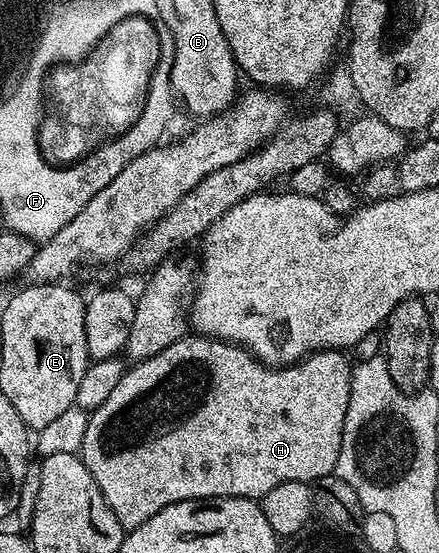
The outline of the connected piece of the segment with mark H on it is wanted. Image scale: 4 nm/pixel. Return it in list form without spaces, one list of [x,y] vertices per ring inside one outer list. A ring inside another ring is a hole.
[[[186,333],[179,341],[175,341],[171,345],[167,345],[167,349],[163,349],[159,353],[155,353],[153,357],[147,357],[141,363],[133,363],[126,370],[125,376],[119,381],[119,385],[115,385],[117,391],[169,391],[169,395],[149,395],[149,399],[145,399],[145,403],[161,403],[161,407],[189,407],[189,399],[193,399],[193,407],[197,407],[197,415],[189,415],[189,423],[185,423],[185,427],[177,427],[177,431],[173,431],[173,435],[165,435],[165,439],[153,439],[153,443],[145,443],[145,447],[137,447],[137,451],[125,451],[125,411],[94,411],[89,415],[89,424],[86,433],[83,436],[83,443],[79,452],[82,461],[87,465],[87,469],[91,473],[91,477],[95,477],[95,485],[99,485],[99,489],[103,493],[103,497],[107,501],[107,505],[111,505],[111,513],[115,513],[115,517],[119,521],[119,525],[125,528],[126,532],[131,532],[139,525],[143,525],[143,521],[147,521],[151,517],[155,517],[155,513],[159,513],[167,505],[178,503],[179,501],[187,501],[188,499],[214,499],[215,497],[235,497],[236,499],[252,499],[260,501],[267,493],[271,493],[271,489],[275,489],[275,485],[283,485],[287,481],[299,481],[300,483],[312,484],[314,479],[323,477],[324,475],[334,474],[337,470],[337,462],[339,461],[339,449],[343,441],[343,421],[351,413],[349,407],[349,398],[355,395],[355,387],[353,391],[353,375],[349,372],[349,363],[344,359],[340,350],[332,351],[314,351],[311,355],[306,355],[297,363],[290,363],[287,367],[270,367],[267,363],[262,363],[251,352],[245,350],[244,347],[238,347],[236,343],[225,343],[221,339],[211,339],[207,335],[200,333]]]

